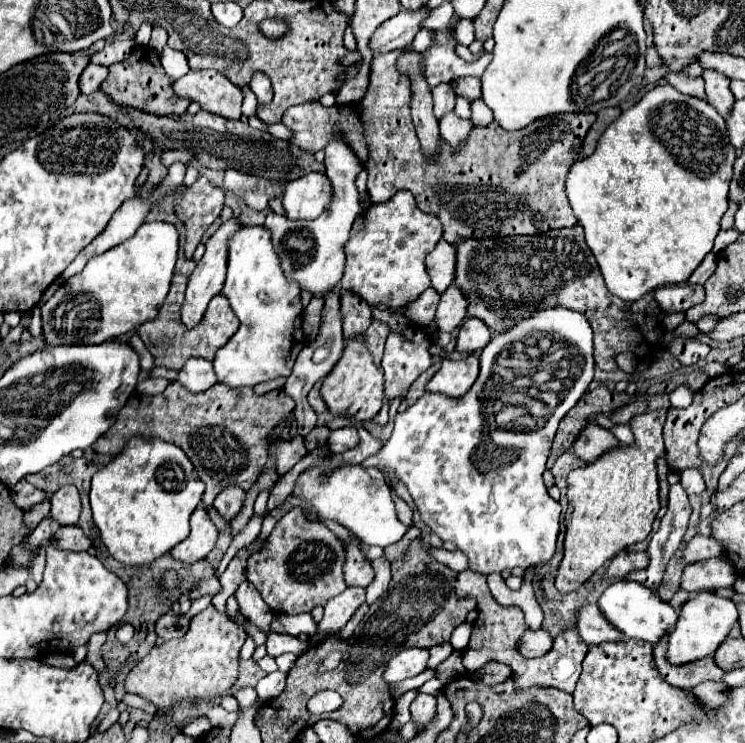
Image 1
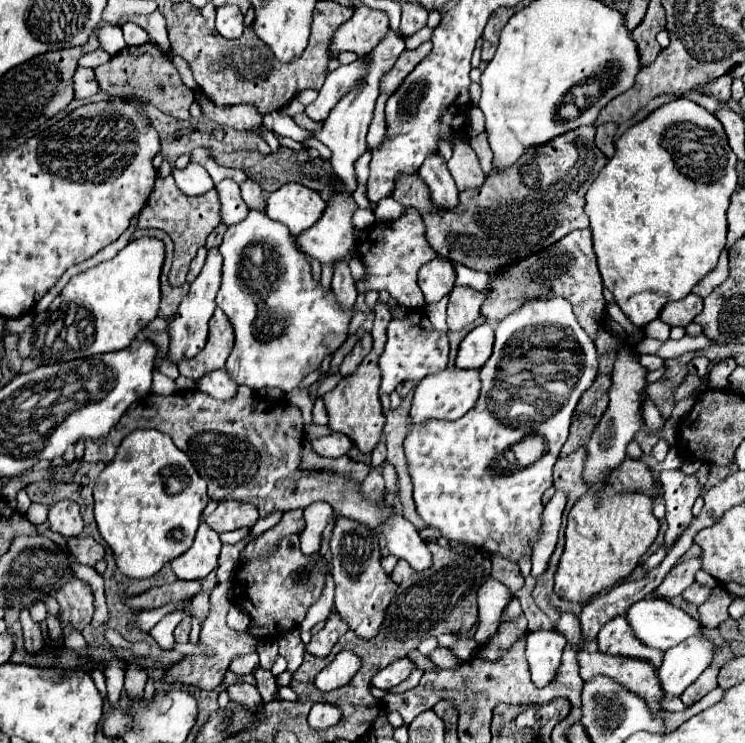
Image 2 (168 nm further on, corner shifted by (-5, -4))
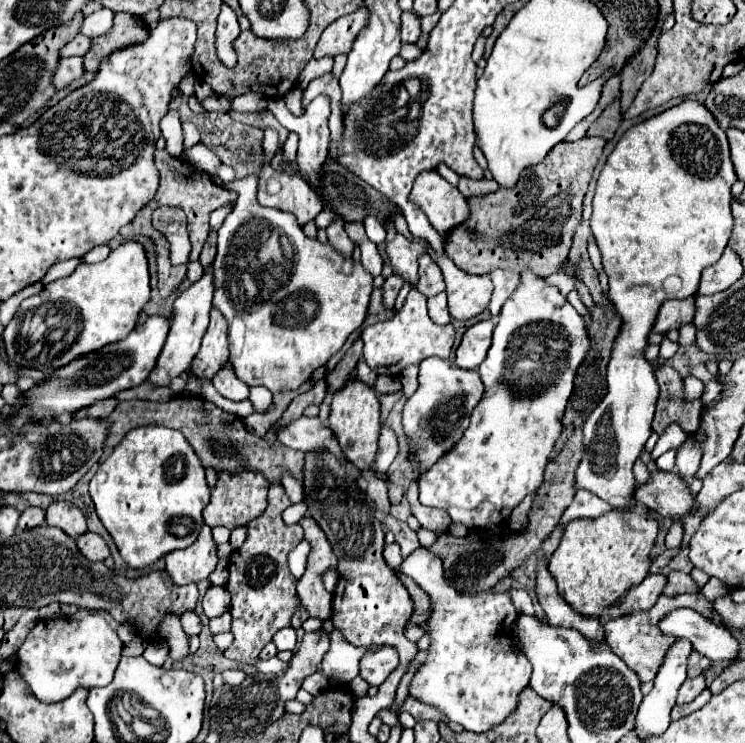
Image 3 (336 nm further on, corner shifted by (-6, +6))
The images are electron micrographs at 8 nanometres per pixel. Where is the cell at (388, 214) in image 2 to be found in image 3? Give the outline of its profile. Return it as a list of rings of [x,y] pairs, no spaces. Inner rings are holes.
[[[438,171],[420,173],[414,181],[408,199],[426,213],[426,217],[442,235],[442,239],[446,237],[448,229],[468,217],[466,197],[454,185],[450,185]]]

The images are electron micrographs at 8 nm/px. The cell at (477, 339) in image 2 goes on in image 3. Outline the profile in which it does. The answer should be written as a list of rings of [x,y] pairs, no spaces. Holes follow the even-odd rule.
[[[490,319],[472,325],[464,333],[462,343],[456,349],[456,361],[454,363],[462,369],[478,369],[478,365],[486,357],[486,351],[490,349],[492,329],[494,329],[494,323]]]

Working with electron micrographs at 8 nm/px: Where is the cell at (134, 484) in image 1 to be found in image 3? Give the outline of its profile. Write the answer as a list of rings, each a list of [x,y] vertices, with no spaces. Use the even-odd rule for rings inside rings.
[[[148,425],[130,429],[112,455],[100,463],[90,481],[90,497],[122,559],[130,567],[140,569],[196,541],[210,489],[204,467],[186,437],[168,427]]]

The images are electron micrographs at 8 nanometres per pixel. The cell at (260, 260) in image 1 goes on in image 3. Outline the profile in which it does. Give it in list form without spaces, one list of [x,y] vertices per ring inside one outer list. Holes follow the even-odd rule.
[[[262,167],[254,175],[248,175],[244,179],[238,179],[238,181],[225,183],[224,185],[224,188],[236,191],[238,199],[236,199],[236,205],[234,205],[232,213],[226,217],[226,221],[218,229],[218,253],[216,253],[216,259],[214,259],[214,307],[220,309],[224,313],[224,317],[226,317],[226,321],[228,321],[230,363],[232,363],[232,367],[236,371],[236,377],[240,381],[244,381],[246,385],[250,385],[250,387],[252,385],[264,385],[272,393],[278,393],[278,391],[286,391],[286,389],[298,389],[304,381],[308,381],[310,375],[318,367],[322,367],[344,345],[348,335],[362,325],[362,321],[366,317],[366,311],[368,311],[370,293],[372,293],[372,277],[362,269],[360,263],[352,263],[352,257],[344,257],[344,255],[336,253],[330,245],[322,245],[318,239],[308,239],[292,213],[262,207],[256,201],[256,189],[258,189],[260,173],[262,173]]]

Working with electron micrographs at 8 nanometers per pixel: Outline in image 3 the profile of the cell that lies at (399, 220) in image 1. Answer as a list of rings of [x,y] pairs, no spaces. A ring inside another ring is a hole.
[[[396,233],[392,241],[386,241],[386,263],[392,267],[392,273],[400,275],[410,285],[416,285],[418,259],[428,253],[428,247],[430,243],[426,239],[406,239],[404,235]]]

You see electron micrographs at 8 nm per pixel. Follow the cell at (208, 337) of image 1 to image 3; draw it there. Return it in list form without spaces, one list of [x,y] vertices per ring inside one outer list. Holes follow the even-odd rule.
[[[214,307],[212,315],[210,315],[208,331],[206,331],[204,341],[202,341],[202,347],[200,347],[200,351],[194,357],[192,367],[190,367],[198,377],[212,379],[212,375],[218,369],[222,369],[222,365],[228,363],[226,331],[228,331],[228,323],[226,323],[224,315]]]

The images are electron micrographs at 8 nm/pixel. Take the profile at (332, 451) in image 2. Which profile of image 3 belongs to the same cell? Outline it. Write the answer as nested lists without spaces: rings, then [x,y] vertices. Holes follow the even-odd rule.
[[[300,417],[298,421],[288,423],[278,431],[278,439],[292,449],[312,453],[312,451],[326,451],[326,439],[334,437],[330,427],[324,427],[318,417],[308,419]]]

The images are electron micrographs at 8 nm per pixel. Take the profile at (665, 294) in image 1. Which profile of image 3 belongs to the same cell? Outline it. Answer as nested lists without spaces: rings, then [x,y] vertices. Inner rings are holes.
[[[686,297],[686,299],[674,299],[674,301],[664,301],[656,323],[654,323],[654,331],[656,333],[666,333],[670,329],[680,329],[686,323],[692,323],[694,319],[694,297]]]

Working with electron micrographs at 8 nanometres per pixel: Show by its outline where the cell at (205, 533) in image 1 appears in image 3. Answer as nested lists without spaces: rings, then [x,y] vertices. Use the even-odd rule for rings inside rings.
[[[204,523],[198,539],[190,547],[172,551],[164,557],[166,573],[172,577],[172,581],[176,585],[192,583],[192,581],[196,583],[200,579],[206,579],[218,563],[216,549],[218,549],[218,545],[212,539],[212,527],[208,527]]]

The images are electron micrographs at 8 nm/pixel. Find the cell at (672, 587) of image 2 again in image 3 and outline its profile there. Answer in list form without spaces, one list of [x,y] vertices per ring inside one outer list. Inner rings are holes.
[[[650,573],[638,587],[632,587],[624,595],[624,601],[620,603],[620,611],[630,613],[636,609],[650,609],[656,603],[656,599],[662,595],[666,583],[668,583],[666,575]]]

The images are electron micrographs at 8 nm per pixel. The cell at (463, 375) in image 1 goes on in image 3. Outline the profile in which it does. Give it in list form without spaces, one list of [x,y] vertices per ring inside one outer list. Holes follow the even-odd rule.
[[[428,357],[420,363],[418,383],[418,389],[404,405],[402,423],[408,435],[410,451],[418,453],[420,471],[424,471],[460,439],[460,433],[468,427],[472,409],[484,393],[484,385],[478,371],[460,369],[440,357]]]

